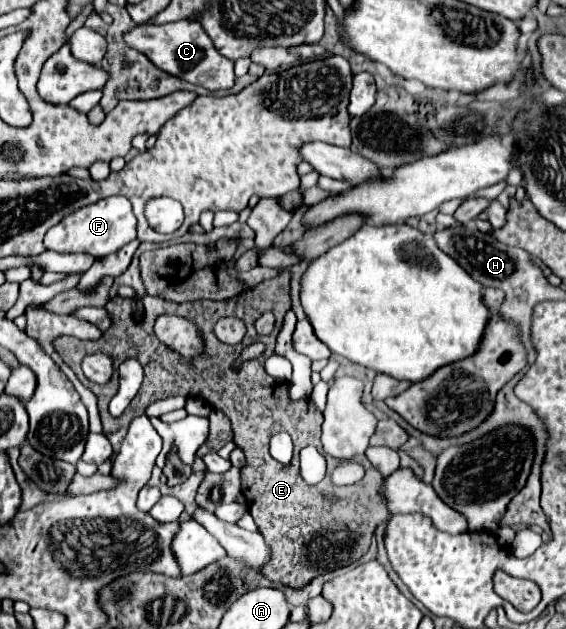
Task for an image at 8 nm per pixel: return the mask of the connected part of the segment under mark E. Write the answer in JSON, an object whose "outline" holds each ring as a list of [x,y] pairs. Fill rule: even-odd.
{"outline":[[[281,271],[281,275],[255,285],[253,291],[249,291],[241,297],[235,297],[231,301],[169,303],[159,297],[145,295],[143,297],[145,313],[139,321],[135,321],[131,315],[131,303],[133,303],[131,299],[113,297],[105,305],[109,319],[111,319],[111,329],[105,331],[101,335],[101,339],[77,341],[73,337],[57,337],[57,343],[53,343],[53,345],[55,345],[55,351],[61,355],[61,359],[73,369],[77,379],[97,395],[105,435],[115,433],[121,427],[127,427],[133,417],[145,413],[145,407],[149,403],[153,403],[157,399],[165,399],[169,395],[171,397],[173,395],[199,397],[199,399],[205,399],[213,409],[223,411],[231,419],[231,427],[235,433],[233,441],[245,451],[245,465],[241,467],[243,495],[245,495],[249,511],[259,527],[259,533],[263,535],[265,543],[269,543],[269,549],[273,551],[273,555],[269,557],[269,563],[265,563],[265,567],[261,571],[271,581],[279,581],[287,587],[299,589],[299,587],[307,585],[319,573],[333,571],[343,565],[351,565],[357,559],[361,559],[363,553],[367,553],[377,525],[381,525],[389,513],[385,507],[385,499],[381,499],[381,483],[383,483],[383,477],[387,479],[393,471],[399,469],[399,455],[397,455],[397,451],[387,449],[387,447],[369,447],[365,453],[367,457],[361,455],[361,457],[353,459],[365,467],[365,477],[363,477],[363,481],[349,485],[349,487],[337,487],[331,483],[331,471],[341,463],[339,459],[333,459],[333,457],[327,457],[327,463],[329,463],[327,475],[321,483],[307,485],[301,479],[299,451],[303,449],[303,445],[315,445],[321,449],[323,413],[315,407],[315,403],[311,399],[293,401],[289,397],[289,383],[283,379],[269,377],[263,369],[267,357],[271,357],[275,351],[275,339],[277,339],[277,333],[283,325],[283,317],[291,309],[289,281],[291,281],[291,273]],[[265,311],[271,311],[275,315],[277,329],[271,335],[261,337],[255,333],[253,323]],[[161,313],[179,315],[179,317],[185,317],[185,319],[191,319],[193,323],[197,323],[197,327],[203,329],[205,351],[199,357],[187,359],[187,357],[179,355],[177,351],[169,349],[167,345],[163,345],[153,333],[153,323]],[[221,317],[243,319],[247,333],[239,345],[225,345],[211,331],[211,327]],[[251,339],[263,341],[267,345],[267,351],[259,359],[245,361],[241,365],[241,369],[235,371],[233,361],[241,355],[243,347],[251,345]],[[101,351],[109,353],[115,359],[115,375],[107,385],[89,383],[81,371],[81,359],[87,353],[91,355],[91,353],[101,353]],[[125,359],[137,359],[145,371],[145,377],[143,377],[139,393],[135,395],[131,405],[125,409],[125,413],[121,417],[111,417],[107,411],[107,405],[119,389],[117,369]],[[278,431],[286,431],[291,435],[291,439],[295,439],[295,453],[293,453],[293,461],[289,465],[277,463],[269,454],[270,439]],[[323,533],[325,535],[327,533],[347,533],[345,545],[333,547],[331,543],[327,543],[329,547],[325,547],[325,543],[321,543]]]}

